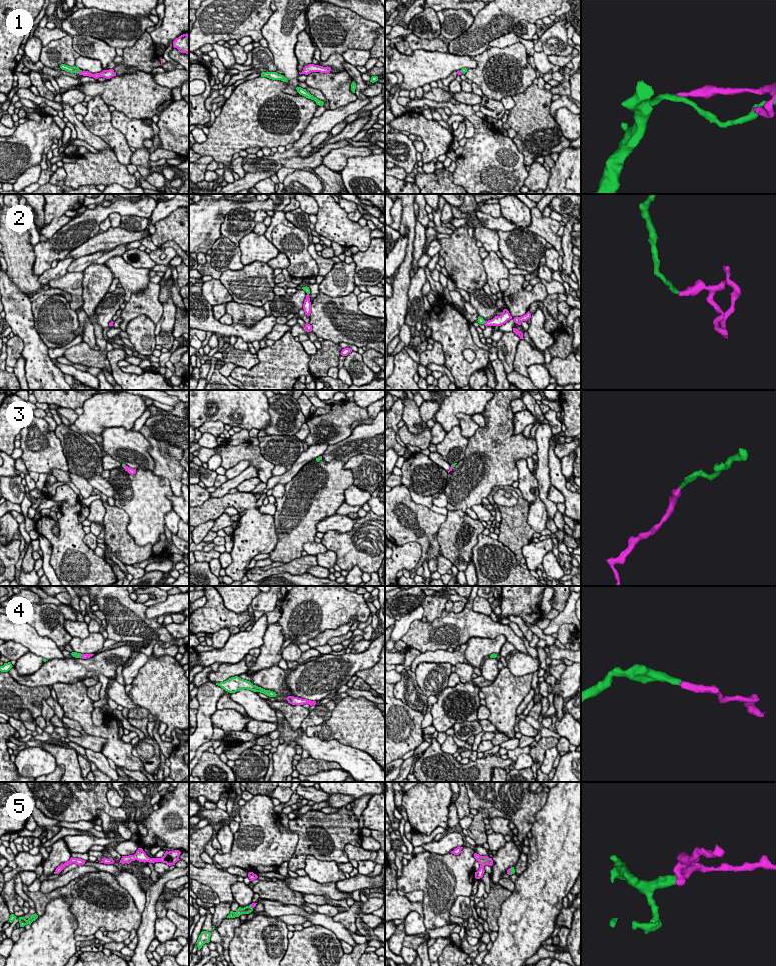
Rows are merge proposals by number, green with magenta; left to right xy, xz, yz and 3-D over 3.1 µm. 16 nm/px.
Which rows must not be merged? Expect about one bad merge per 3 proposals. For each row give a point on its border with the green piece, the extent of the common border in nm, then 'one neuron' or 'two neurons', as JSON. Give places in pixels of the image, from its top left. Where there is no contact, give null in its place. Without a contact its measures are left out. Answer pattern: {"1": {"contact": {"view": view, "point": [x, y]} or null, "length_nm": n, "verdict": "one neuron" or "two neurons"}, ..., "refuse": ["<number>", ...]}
{"1": {"contact": {"view": "xy", "point": [79, 71]}, "length_nm": 70, "verdict": "two neurons"}, "2": {"contact": {"view": "yz", "point": [484, 323]}, "length_nm": 70, "verdict": "one neuron"}, "3": {"contact": null, "verdict": "one neuron"}, "4": {"contact": {"view": "xy", "point": [81, 655]}, "length_nm": 70, "verdict": "one neuron"}, "5": {"contact": {"view": "yz", "point": [511, 871]}, "length_nm": 120, "verdict": "one neuron"}, "refuse": ["1"]}

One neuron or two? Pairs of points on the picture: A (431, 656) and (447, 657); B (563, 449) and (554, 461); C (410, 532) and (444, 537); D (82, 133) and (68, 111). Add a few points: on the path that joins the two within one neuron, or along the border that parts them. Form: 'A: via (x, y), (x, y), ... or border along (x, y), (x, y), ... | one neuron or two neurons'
A: via (435, 656), (443, 656) | one neuron
B: border along (556, 444), (554, 453), (560, 459) | two neurons
C: border along (446, 516), (437, 533), (439, 551) | two neurons
D: via (80, 128), (71, 116) | one neuron

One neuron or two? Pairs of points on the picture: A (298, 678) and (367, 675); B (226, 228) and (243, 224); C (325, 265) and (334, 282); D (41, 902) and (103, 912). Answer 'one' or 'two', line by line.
A: two
B: one
C: two
D: one

